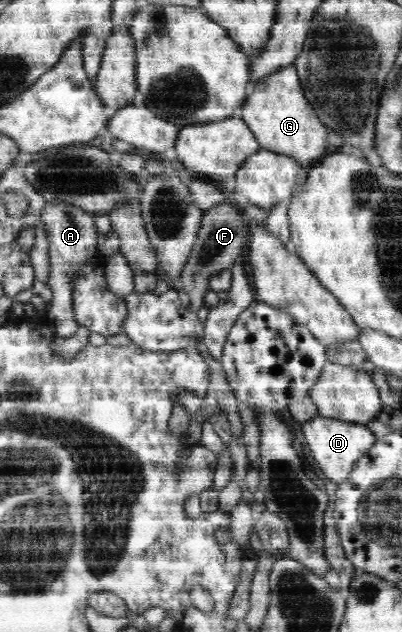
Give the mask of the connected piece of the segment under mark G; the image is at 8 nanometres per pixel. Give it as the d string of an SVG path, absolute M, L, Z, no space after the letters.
M293 64L258 81L252 96L247 98L237 115L253 130L261 149L294 157L301 165L303 173L310 170L312 164L316 165L318 158L328 152L328 127L318 118L312 104L306 99L297 67Z

